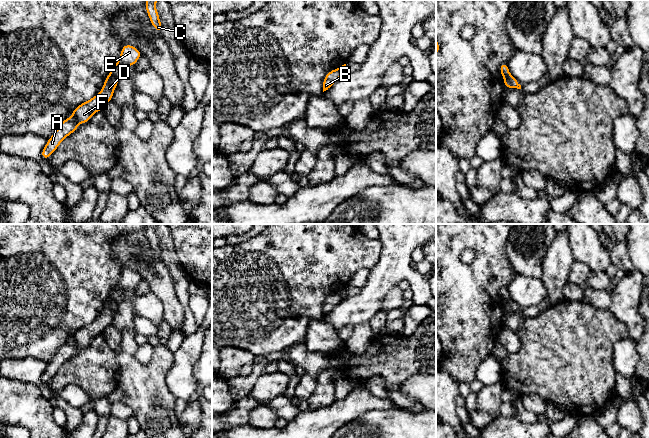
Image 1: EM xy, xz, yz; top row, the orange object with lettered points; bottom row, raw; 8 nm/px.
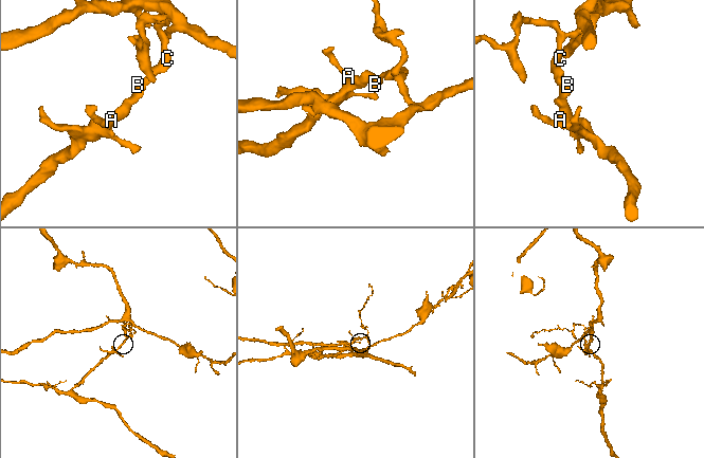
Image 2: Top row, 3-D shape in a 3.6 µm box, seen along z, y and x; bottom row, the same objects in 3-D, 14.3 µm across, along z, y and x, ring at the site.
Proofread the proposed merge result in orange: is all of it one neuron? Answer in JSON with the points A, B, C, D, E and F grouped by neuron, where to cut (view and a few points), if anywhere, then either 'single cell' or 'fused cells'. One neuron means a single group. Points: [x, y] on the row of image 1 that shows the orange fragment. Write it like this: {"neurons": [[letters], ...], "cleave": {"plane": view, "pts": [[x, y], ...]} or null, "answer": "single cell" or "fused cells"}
{"neurons": [["A", "B", "D", "F"], ["C", "E"]], "cleave": {"plane": "xy", "pts": [[111, 72], [118, 79]]}, "answer": "fused cells"}

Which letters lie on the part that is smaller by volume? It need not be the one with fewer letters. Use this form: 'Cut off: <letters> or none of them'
Cut off: A, B, D, F

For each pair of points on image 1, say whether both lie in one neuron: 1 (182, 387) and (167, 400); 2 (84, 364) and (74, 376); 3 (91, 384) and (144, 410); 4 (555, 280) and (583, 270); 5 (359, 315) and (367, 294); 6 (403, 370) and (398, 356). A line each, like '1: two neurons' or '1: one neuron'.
1: two neurons
2: one neuron
3: two neurons
4: two neurons
5: one neuron
6: one neuron

